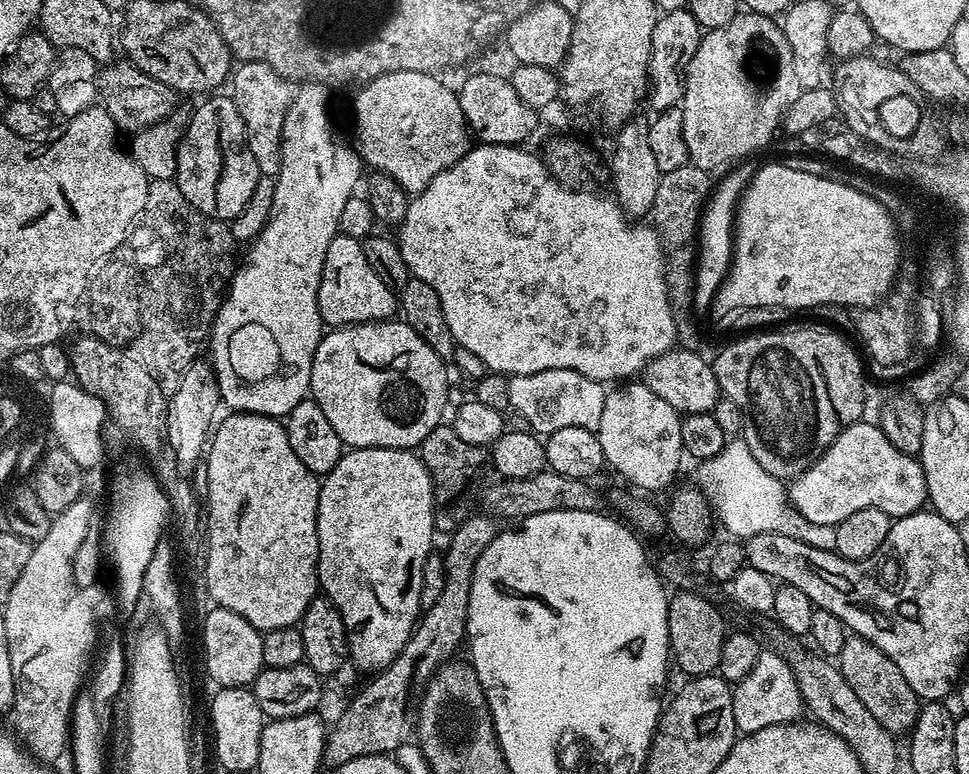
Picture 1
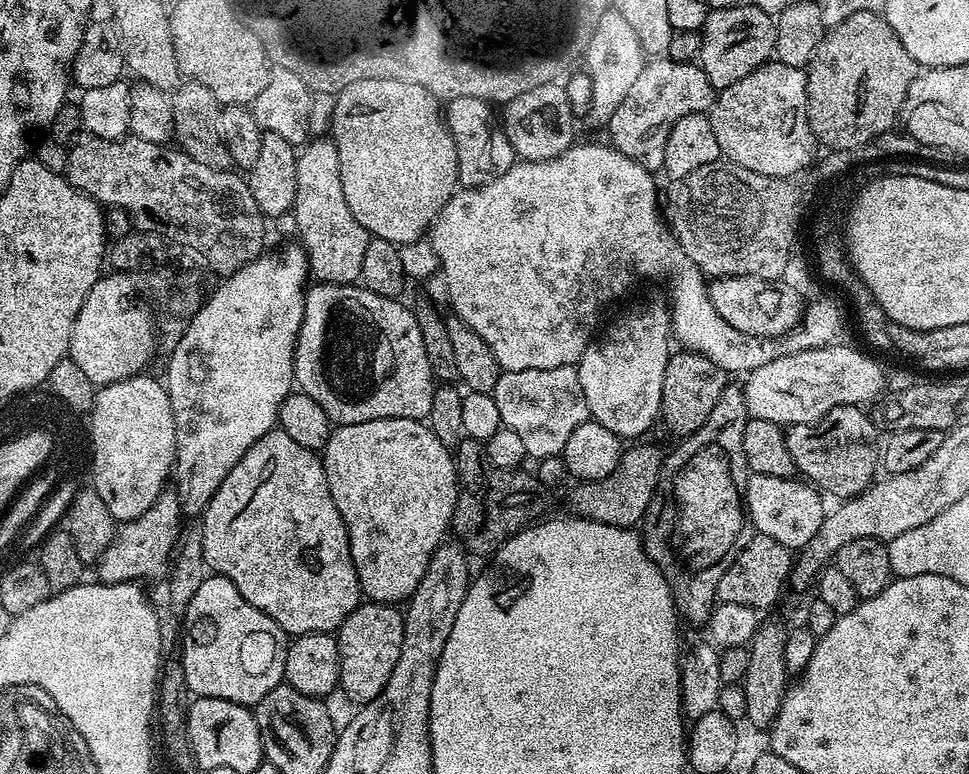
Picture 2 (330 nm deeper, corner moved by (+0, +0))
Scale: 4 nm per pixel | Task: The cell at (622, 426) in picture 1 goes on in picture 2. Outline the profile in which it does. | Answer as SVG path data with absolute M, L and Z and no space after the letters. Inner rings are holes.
M648 304L645 308L640 308L637 312L628 312L621 318L617 324L612 324L608 328L608 333L604 337L597 339L589 344L588 349L582 353L578 363L575 365L576 373L578 374L578 382L582 382L582 394L586 394L586 406L588 414L596 423L606 426L606 430L610 430L615 436L627 438L627 436L636 436L632 438L640 438L644 431L651 426L652 423L657 423L660 415L660 403L662 402L662 378L666 378L666 366L668 365L668 357L670 355L670 347L668 348L668 340L672 336L672 313L669 305L664 304Z

